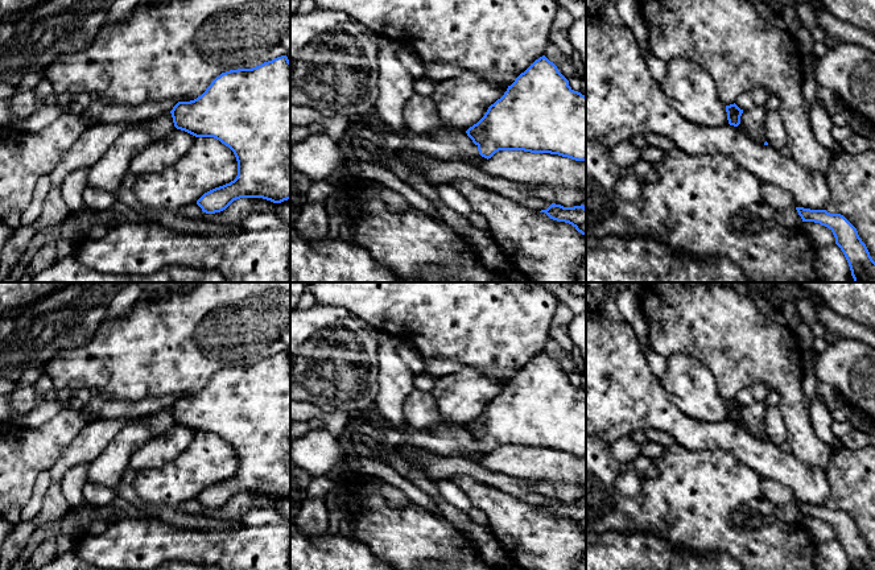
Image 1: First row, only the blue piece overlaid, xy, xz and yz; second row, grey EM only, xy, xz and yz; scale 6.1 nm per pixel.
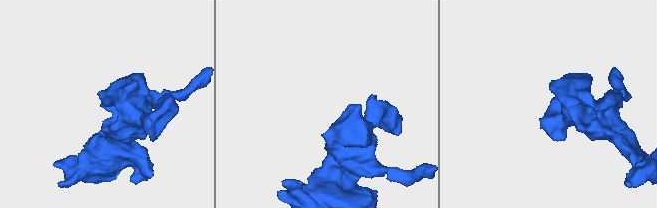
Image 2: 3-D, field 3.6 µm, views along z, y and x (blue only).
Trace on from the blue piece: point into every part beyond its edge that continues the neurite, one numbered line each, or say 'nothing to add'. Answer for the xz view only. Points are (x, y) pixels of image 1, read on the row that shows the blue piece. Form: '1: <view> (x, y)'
nothing to add

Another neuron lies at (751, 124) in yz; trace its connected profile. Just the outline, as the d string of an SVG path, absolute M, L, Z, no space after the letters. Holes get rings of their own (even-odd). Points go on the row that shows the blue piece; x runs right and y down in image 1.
M754 106L750 110L743 111L740 116L740 124L735 128L754 142L764 144L767 141L764 128L765 115L767 111L763 106Z

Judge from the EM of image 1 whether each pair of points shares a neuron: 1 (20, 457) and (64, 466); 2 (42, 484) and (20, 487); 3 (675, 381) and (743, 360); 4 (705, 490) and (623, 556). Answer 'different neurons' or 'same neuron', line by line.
1: different neurons
2: different neurons
3: different neurons
4: different neurons

